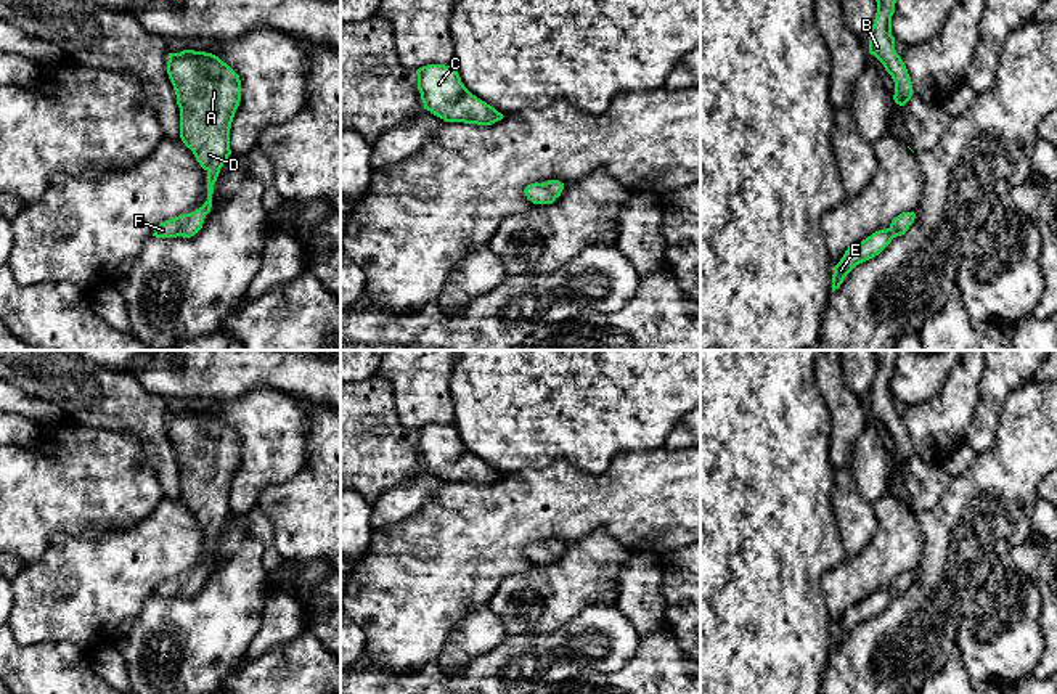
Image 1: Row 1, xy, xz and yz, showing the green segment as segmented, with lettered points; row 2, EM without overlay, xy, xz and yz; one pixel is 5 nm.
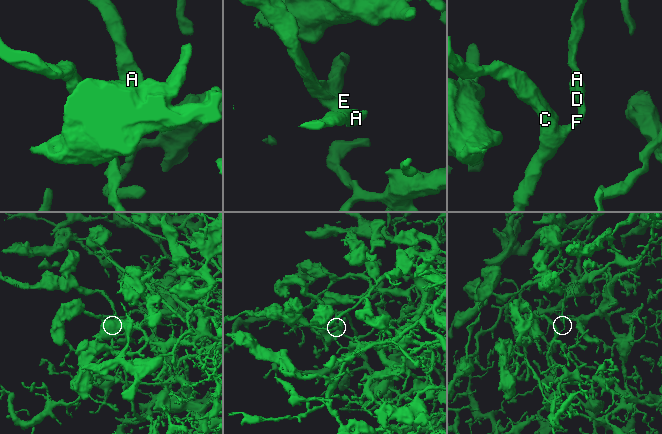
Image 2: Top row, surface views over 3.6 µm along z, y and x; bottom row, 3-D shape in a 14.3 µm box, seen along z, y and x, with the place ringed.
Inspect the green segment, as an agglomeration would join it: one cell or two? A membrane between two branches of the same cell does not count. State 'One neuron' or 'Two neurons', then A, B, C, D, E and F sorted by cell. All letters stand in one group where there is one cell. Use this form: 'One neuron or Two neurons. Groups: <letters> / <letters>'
One neuron. Groups: A B C D E F

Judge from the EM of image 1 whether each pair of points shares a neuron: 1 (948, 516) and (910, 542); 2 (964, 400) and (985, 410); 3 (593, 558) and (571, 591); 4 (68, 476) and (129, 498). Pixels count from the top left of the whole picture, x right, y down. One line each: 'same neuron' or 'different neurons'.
1: different neurons
2: different neurons
3: same neuron
4: same neuron

